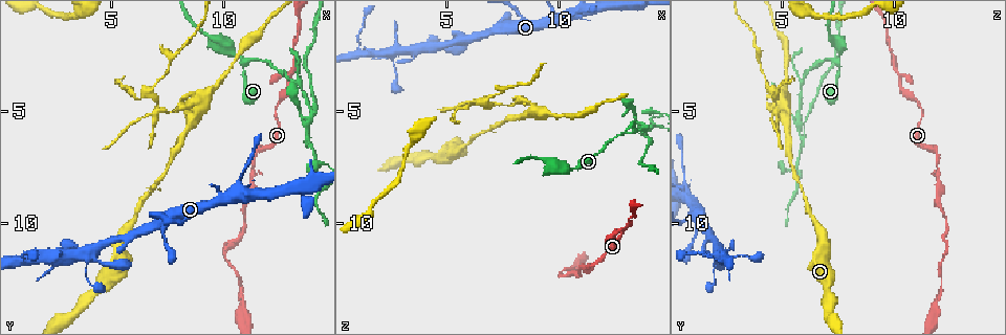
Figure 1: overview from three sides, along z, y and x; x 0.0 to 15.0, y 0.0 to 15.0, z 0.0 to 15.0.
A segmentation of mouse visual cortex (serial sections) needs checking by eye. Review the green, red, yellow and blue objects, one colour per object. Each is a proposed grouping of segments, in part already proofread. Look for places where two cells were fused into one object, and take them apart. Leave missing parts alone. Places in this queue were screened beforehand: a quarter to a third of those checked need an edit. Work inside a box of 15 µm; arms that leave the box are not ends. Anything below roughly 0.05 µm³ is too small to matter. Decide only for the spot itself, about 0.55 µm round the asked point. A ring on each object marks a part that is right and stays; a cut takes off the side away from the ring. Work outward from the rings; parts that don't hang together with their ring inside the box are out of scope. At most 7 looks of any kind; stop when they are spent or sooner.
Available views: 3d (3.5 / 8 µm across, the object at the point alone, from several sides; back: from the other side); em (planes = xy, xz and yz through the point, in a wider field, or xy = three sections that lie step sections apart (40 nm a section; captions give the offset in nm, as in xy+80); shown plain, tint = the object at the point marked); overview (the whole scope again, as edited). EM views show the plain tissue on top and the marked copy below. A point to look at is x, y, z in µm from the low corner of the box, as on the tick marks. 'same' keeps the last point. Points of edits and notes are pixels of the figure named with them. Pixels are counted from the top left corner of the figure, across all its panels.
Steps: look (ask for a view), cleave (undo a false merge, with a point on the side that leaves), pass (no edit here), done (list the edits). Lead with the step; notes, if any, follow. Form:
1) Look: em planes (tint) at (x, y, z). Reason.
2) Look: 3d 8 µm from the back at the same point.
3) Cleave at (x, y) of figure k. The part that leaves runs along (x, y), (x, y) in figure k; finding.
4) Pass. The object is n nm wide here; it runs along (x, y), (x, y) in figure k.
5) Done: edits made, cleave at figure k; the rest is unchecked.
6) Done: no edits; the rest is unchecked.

Look: 3d 8 µm at (11.0, 2.9, 7.5). Branch point.

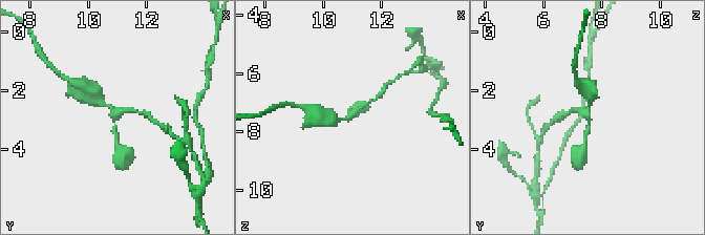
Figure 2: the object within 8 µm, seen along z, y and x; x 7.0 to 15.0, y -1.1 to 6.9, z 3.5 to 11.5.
Look: 3d 3.5 µm at (11.0, 2.8, 7.5).

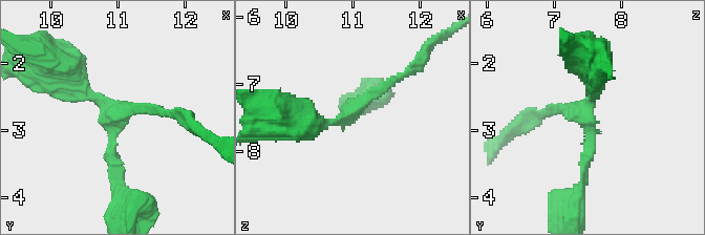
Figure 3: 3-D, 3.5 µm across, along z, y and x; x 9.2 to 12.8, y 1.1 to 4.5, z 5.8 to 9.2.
Look: em xy step 3 (tint) at (10.95, 2.85, 7.45). 3 arms meet here; the arms are 150, 200, 200 nm wide; now the EM.

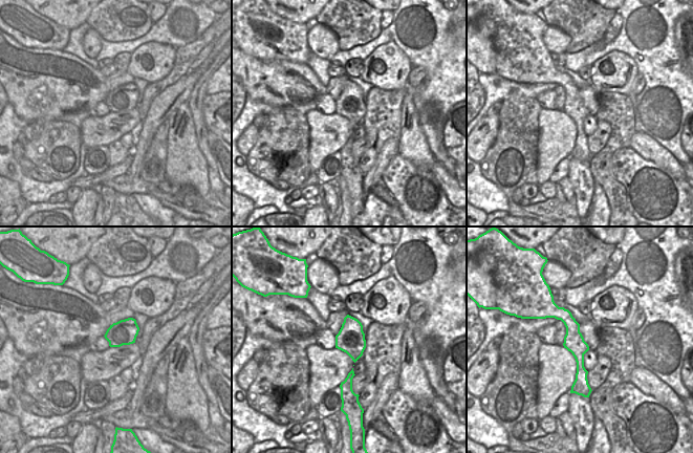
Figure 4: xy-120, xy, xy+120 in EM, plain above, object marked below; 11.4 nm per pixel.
Pass. It runs along (558, 309), (579, 347), (578, 388) in figure 4; one cell here.

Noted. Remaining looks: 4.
Look: 3d 8 µm at (11.3, 8.0, 12.0). Calibre changes.

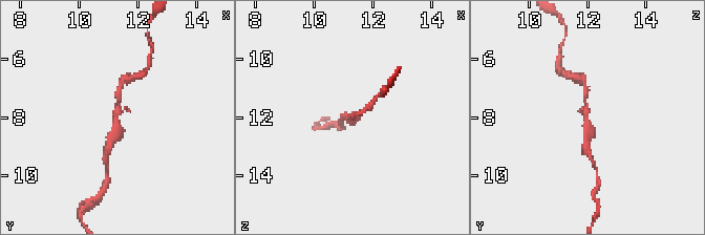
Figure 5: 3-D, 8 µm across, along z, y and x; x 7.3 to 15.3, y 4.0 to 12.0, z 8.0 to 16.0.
Look: 3d 3.5 µm at (11.2, 8.0, 12.0).

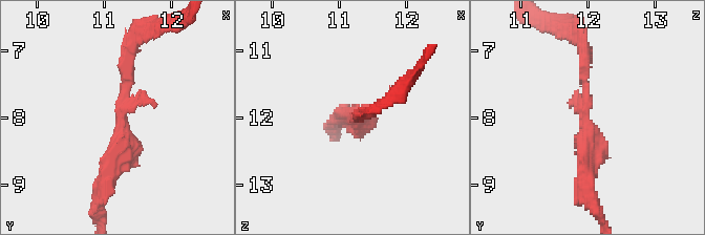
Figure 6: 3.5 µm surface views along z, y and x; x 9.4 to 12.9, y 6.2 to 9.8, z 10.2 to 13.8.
Look: em xy step 3 (tint) at (11.25, 7.95, 12.00). Now the EM.

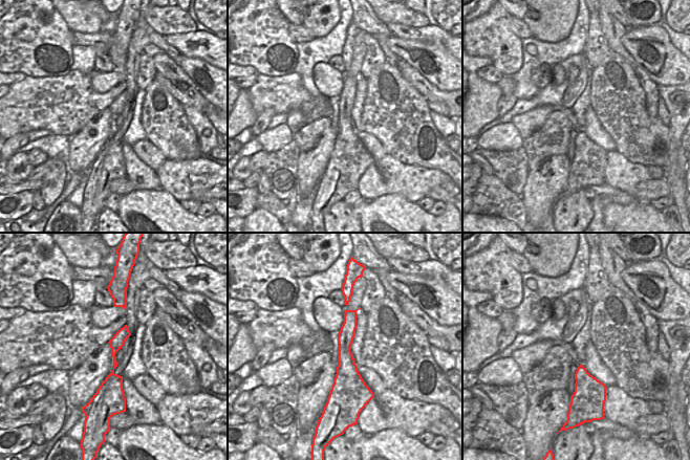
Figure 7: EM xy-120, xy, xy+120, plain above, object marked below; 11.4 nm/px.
Pass. All the same cell.

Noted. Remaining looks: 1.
Done: no edits; the rest is unchecked.

